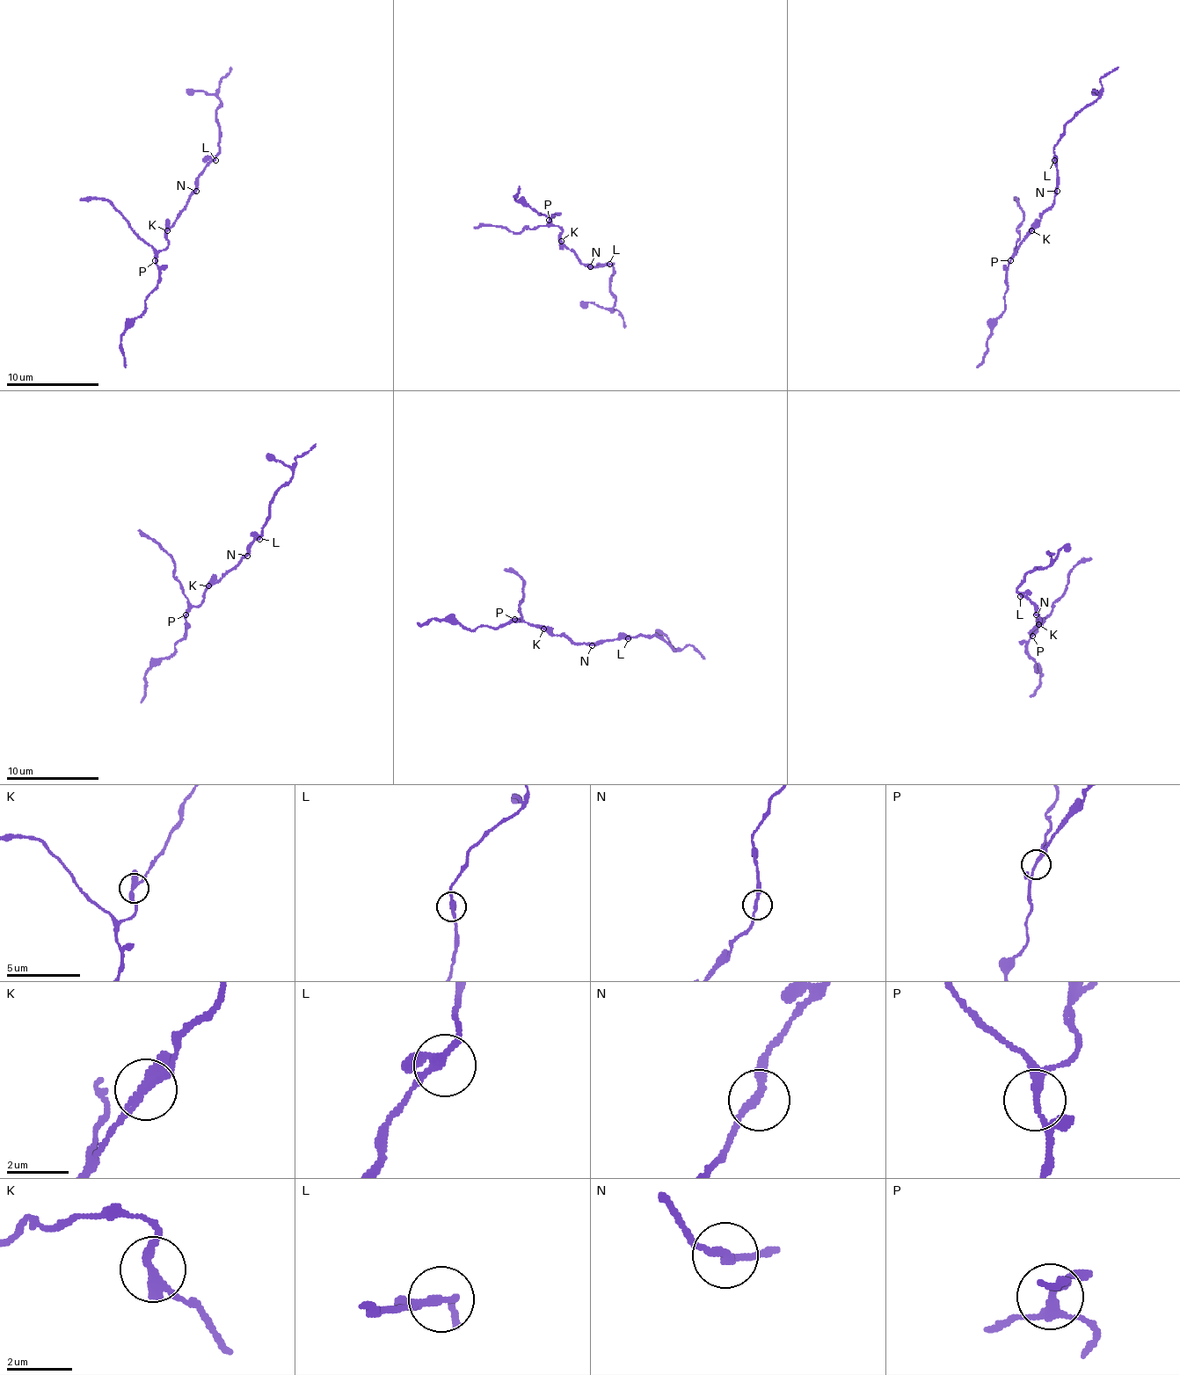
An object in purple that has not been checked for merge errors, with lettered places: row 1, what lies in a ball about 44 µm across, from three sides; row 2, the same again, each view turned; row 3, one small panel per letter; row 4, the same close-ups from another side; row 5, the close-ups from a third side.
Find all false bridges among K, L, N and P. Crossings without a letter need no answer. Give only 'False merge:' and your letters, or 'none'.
False merge: none

